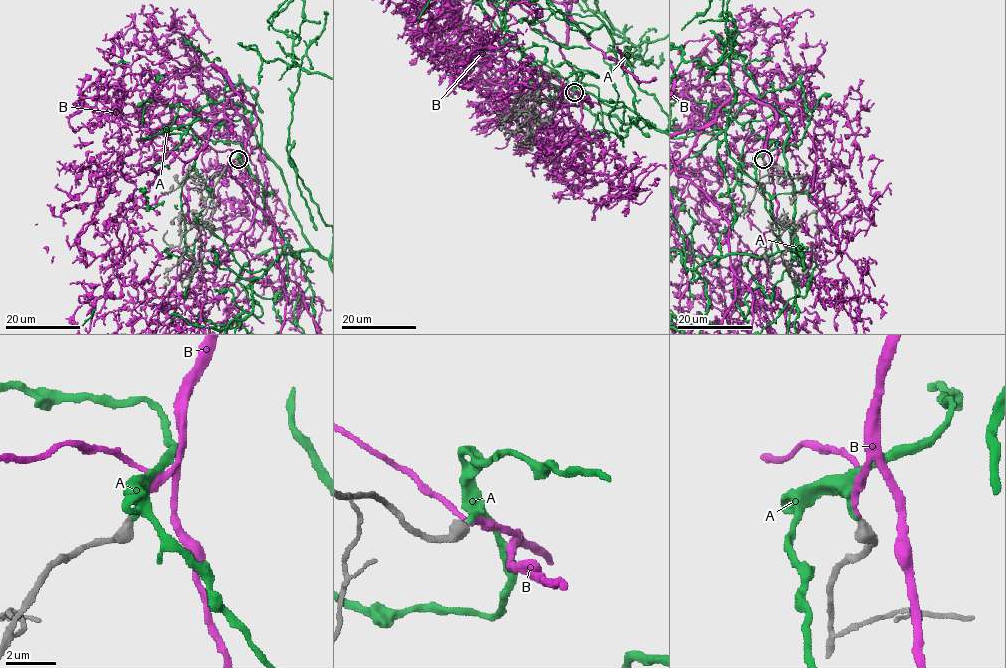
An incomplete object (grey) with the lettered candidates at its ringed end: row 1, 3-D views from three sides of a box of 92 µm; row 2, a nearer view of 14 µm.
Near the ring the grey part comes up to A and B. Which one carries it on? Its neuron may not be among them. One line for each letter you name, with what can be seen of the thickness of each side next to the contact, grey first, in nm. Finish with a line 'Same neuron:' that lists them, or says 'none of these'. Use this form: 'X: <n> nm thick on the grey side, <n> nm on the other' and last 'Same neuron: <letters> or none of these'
B: 320 nm thick on the grey side, 240 nm on the other
Same neuron: B

